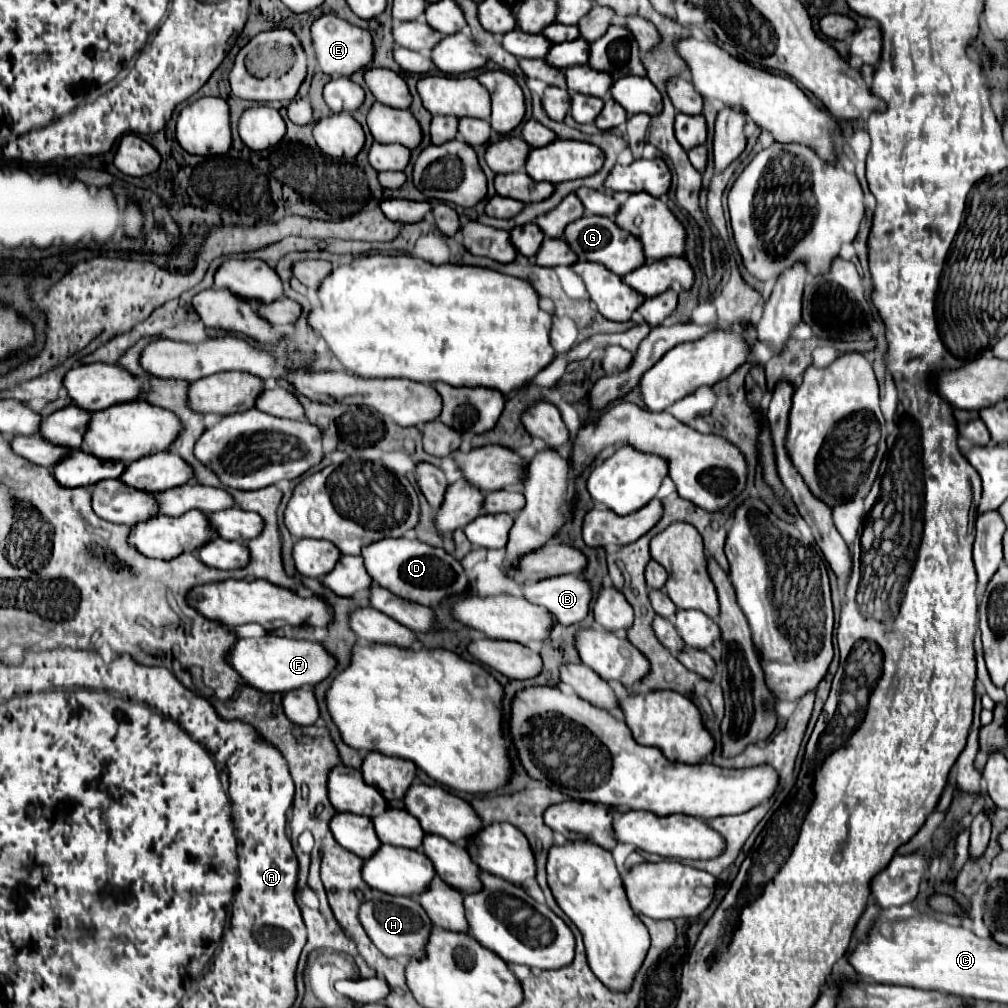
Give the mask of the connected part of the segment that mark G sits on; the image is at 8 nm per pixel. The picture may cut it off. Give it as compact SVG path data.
M582 216L574 220L572 224L566 226L562 238L570 246L570 250L574 250L578 260L598 262L606 266L610 272L614 272L616 276L626 276L630 270L636 270L638 266L644 264L642 246L638 246L638 240L630 238L630 234L614 226L614 222L604 216Z

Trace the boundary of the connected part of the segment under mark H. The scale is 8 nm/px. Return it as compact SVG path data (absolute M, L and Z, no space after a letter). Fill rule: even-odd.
M380 896L378 900L368 900L360 906L358 912L360 924L366 930L368 938L374 942L374 946L386 956L386 958L412 958L422 954L422 946L426 944L426 938L430 936L430 930L434 924L426 918L426 912L422 912L422 906L416 904L416 900L408 896Z

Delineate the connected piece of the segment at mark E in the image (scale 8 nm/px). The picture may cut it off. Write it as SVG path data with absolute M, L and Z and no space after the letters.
M324 14L314 24L310 26L310 40L312 40L312 50L314 58L320 66L320 70L328 76L352 76L358 68L364 68L370 64L374 48L372 48L372 38L366 30L348 24L346 20L334 16L334 14Z

